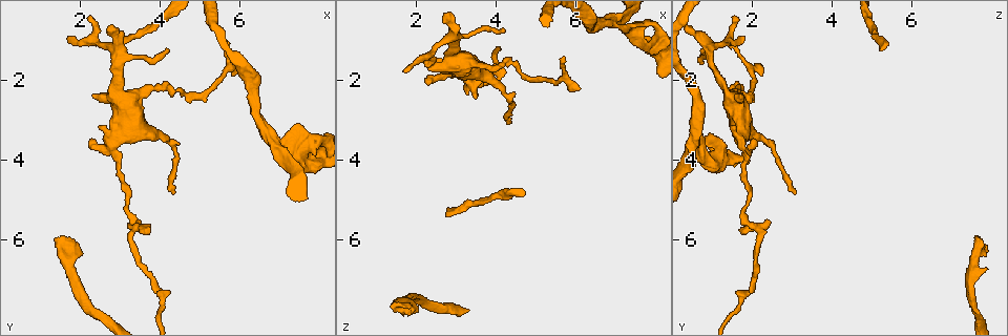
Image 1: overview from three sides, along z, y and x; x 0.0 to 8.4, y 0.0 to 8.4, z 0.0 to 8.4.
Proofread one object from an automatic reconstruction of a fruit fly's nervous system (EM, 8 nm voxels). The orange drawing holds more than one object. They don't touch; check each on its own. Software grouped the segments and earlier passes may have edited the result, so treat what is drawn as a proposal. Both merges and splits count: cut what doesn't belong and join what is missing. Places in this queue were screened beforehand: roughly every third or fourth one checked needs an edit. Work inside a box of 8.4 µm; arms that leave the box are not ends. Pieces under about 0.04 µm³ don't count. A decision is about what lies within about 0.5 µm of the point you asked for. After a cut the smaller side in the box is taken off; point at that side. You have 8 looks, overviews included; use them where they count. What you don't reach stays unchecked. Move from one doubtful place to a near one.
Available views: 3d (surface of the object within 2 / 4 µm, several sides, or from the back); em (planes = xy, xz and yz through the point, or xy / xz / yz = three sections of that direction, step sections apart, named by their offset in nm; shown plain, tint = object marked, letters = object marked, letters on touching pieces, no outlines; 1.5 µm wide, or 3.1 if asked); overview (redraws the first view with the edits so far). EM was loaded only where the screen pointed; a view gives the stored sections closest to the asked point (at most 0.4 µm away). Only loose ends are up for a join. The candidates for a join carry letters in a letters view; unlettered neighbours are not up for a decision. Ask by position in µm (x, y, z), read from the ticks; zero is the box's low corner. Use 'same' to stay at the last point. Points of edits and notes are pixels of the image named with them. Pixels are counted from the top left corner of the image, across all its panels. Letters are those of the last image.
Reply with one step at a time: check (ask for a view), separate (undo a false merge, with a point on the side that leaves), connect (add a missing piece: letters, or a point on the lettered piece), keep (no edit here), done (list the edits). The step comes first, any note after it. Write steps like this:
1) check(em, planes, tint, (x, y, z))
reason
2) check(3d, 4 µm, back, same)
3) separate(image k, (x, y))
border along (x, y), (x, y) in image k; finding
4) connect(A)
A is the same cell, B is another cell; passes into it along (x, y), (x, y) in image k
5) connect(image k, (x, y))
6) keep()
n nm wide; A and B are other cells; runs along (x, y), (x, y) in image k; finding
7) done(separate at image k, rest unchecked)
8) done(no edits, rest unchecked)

check(3d, 2 µm, (1.65, 5.95, 7.65))
free end

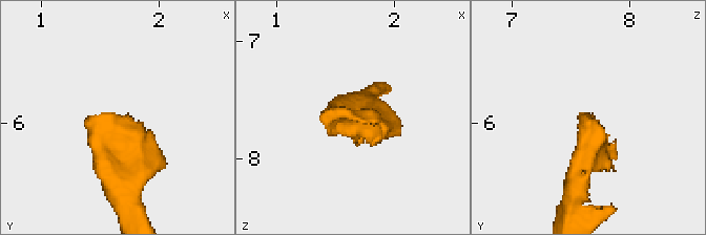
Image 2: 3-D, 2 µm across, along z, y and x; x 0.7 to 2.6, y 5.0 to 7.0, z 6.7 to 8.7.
check(em, planes, letters, (1.66, 5.92, 7.66))

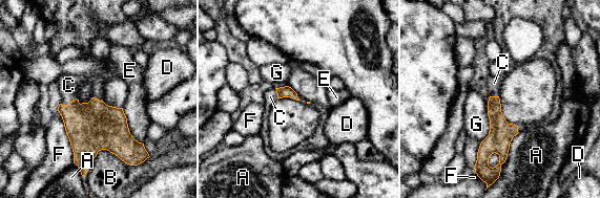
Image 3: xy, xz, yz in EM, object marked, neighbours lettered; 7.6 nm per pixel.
connect(C)
C is the same cell, A, B, D, E, F and G are other cells; the cell continues

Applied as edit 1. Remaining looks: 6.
check(3d, 4 µm, back, (3.75, 5.75, 1.80))
branch stops here

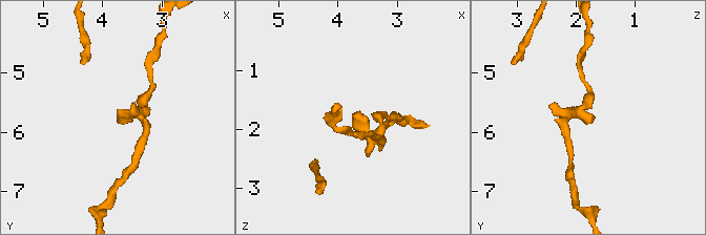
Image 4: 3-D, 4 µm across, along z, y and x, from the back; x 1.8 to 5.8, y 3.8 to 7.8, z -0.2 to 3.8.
check(em, 3.1 µm, planes, letters, (3.80, 5.75, 1.80))
need the tissue

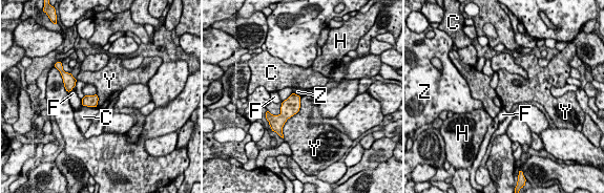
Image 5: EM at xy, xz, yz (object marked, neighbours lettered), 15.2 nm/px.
keep()
Y touches over 600 nm; C, F, H, Y and Z are other cells; border along (300, 97), (299, 109), (282, 129) in image 5; no lettered piece goes on from it

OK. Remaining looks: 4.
check(3d, 2 µm, (4.20, 1.20, 0.80))
branch stops here

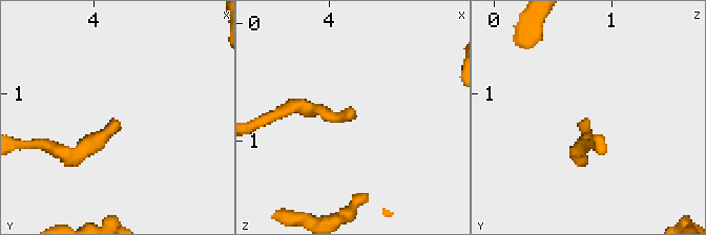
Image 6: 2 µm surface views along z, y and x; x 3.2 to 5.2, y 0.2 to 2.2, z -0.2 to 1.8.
check(em, planes, letters, (4.22, 1.24, 0.74))
shape alone is not enough

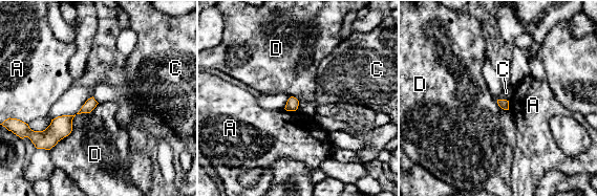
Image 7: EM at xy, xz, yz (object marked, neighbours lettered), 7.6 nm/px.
keep()
A, C and D are other cells; border along (497, 99), (509, 101) in image 7; none of them fits

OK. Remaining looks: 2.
check(3d, 2 µm, (7.40, 3.15, 0.70))
touches itself

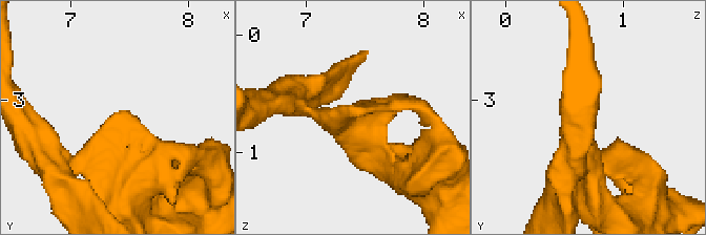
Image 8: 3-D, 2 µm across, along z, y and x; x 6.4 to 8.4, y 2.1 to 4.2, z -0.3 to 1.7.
check(em, planes, letters, (7.38, 3.18, 0.66))

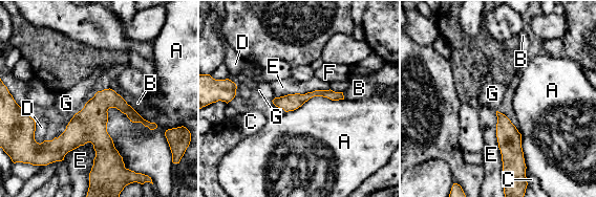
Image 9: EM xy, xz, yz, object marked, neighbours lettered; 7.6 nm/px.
keep()
130 nm wide; A, B, C, D, E, F and G are other cells; one cell here

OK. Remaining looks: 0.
done(connect at image 3, rest unchecked)

